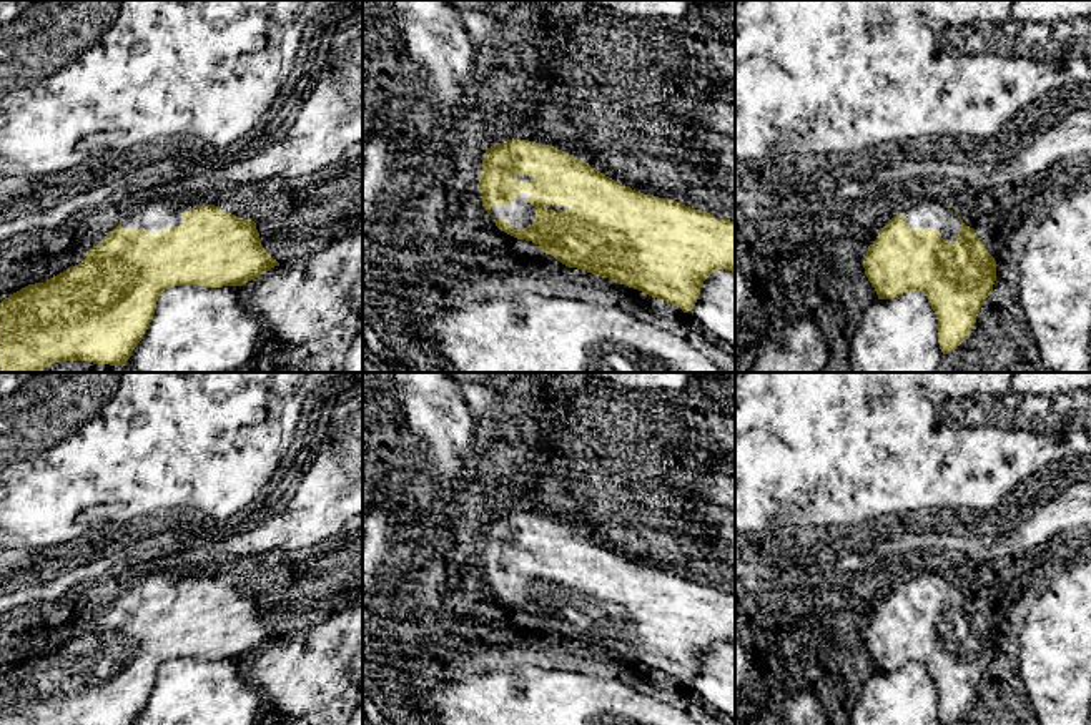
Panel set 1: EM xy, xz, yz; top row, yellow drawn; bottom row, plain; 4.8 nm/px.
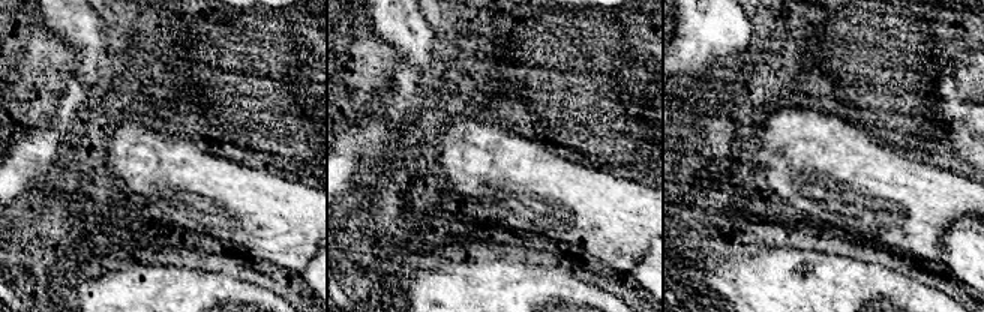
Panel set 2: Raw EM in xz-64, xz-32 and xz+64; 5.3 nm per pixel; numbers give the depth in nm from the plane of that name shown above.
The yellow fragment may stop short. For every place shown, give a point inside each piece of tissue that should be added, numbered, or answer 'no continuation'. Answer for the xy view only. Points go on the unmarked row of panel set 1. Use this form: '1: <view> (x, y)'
1: xy (152, 589)

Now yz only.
1: yz (932, 587)

